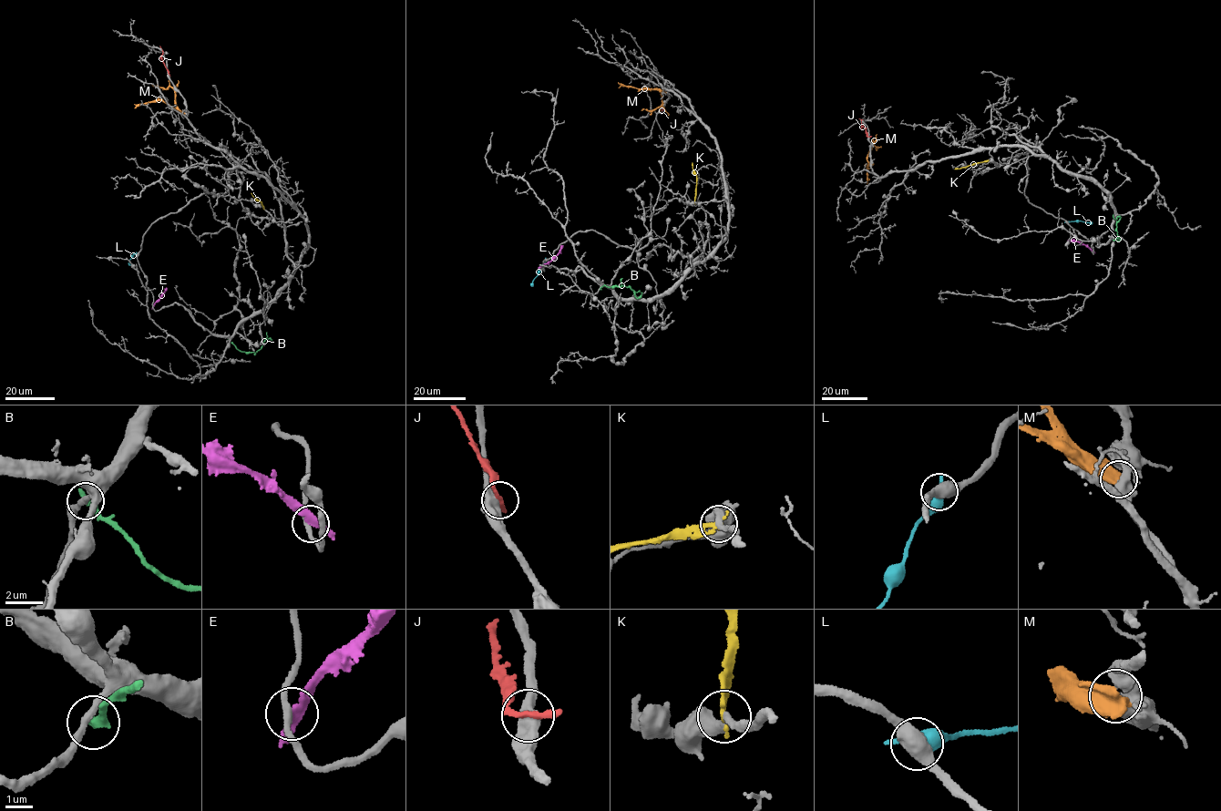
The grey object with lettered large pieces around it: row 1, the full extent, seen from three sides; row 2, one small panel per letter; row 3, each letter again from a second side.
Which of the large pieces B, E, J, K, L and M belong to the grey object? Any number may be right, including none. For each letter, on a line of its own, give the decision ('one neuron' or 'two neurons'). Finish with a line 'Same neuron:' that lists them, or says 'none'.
B: two neurons
E: two neurons
J: two neurons
K: two neurons
L: two neurons
M: two neurons
Same neuron: none

